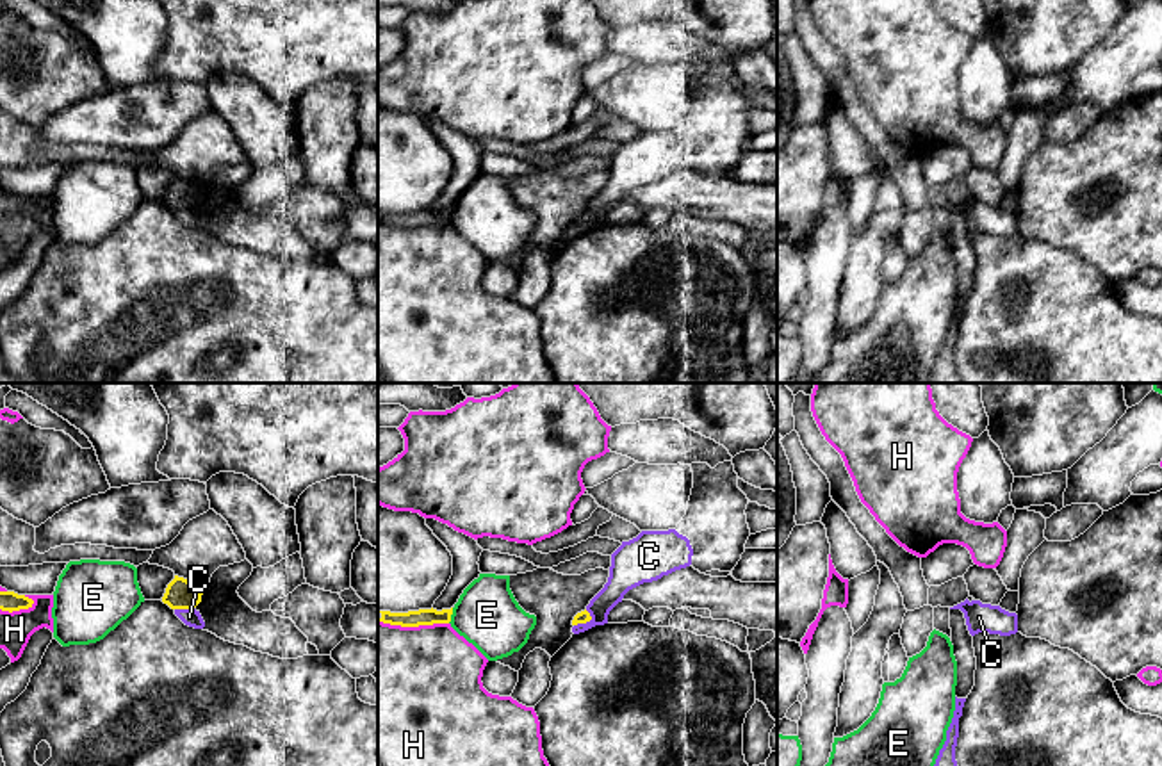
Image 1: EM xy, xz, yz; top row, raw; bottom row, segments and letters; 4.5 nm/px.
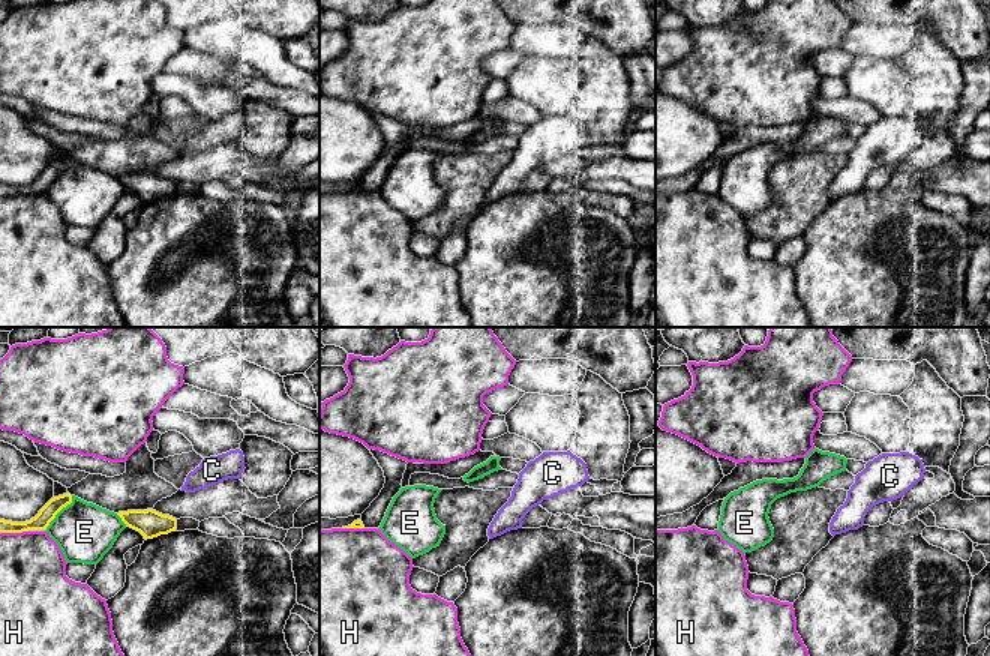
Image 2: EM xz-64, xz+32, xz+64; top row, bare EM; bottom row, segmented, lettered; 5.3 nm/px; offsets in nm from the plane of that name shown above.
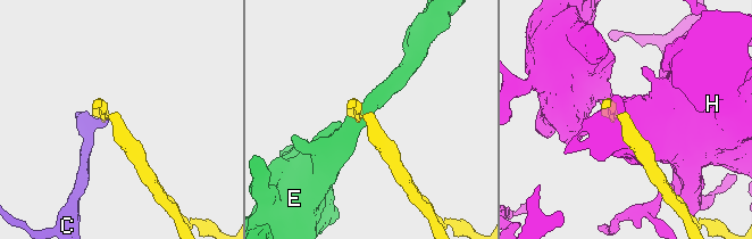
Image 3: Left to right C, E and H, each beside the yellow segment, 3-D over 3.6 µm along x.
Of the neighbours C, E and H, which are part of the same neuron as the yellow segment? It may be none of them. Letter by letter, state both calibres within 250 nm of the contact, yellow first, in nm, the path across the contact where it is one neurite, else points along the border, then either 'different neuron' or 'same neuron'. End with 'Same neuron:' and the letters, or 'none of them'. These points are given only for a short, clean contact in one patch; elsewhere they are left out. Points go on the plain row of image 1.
C: 60 nm thick on the yellow side, 130 nm on the other; border along xz (587, 211), (590, 220), (574, 227); different neuron
E: 80 nm thick on the yellow side, 300 nm on the other; border along xz (453, 209), (448, 223); different neuron
H: 80 nm thick on the yellow side, 500 nm on the other; different neuron
Same neuron: none of them

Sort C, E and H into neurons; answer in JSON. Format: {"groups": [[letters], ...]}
{"groups": [["C"], ["E"], ["H"]]}

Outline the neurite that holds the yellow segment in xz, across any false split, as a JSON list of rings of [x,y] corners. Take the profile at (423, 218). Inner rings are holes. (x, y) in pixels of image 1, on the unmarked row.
[[[453,208],[451,210],[419,210],[419,212],[408,212],[408,214],[390,214],[390,212],[380,212],[381,219],[380,223],[390,224],[390,226],[401,226],[401,228],[419,228],[419,226],[433,226],[433,224],[449,224]]]

